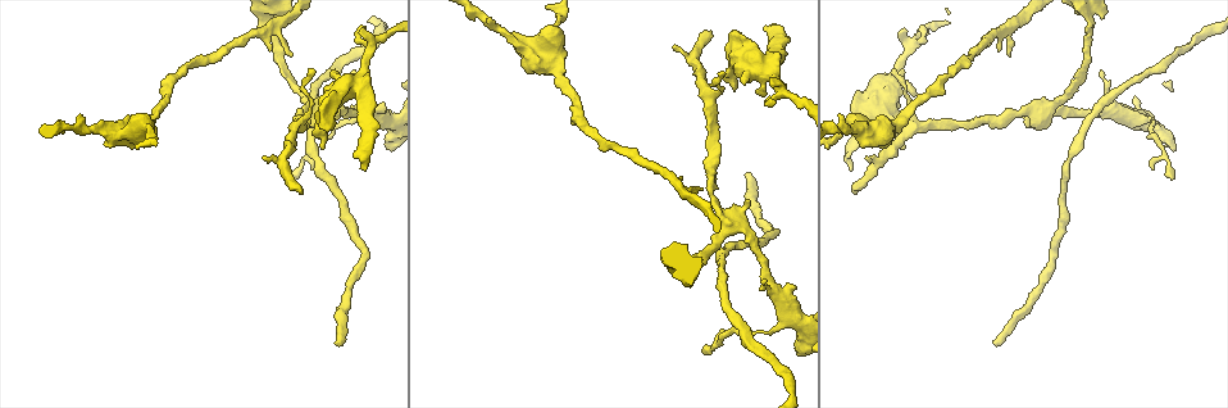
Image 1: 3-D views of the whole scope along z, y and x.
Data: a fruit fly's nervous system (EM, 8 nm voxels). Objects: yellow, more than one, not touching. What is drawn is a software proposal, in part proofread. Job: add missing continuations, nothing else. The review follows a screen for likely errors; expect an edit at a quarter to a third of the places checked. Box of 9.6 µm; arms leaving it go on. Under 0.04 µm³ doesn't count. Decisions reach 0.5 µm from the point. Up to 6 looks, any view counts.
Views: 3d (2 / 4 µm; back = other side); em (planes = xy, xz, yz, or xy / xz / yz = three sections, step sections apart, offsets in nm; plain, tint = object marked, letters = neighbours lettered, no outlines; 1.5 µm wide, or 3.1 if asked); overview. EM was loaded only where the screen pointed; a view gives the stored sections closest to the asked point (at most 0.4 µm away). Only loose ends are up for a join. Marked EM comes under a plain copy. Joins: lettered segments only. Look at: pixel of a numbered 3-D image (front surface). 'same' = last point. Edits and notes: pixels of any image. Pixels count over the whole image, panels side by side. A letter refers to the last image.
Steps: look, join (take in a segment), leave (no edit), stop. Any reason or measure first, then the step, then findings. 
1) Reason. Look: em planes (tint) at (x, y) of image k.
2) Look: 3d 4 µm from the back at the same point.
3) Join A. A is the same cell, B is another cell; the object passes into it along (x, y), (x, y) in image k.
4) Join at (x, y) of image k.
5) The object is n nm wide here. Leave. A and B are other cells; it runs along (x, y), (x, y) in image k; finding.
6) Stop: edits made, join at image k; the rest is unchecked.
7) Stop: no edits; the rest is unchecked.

Branch stops here. Look: em xy step 8 (letters) at (302, 192) of image 1.

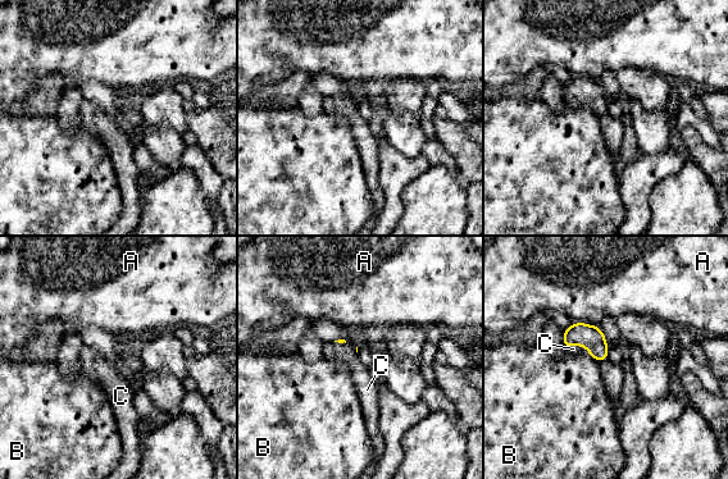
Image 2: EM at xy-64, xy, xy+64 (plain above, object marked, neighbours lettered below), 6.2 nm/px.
Join C. C is the same cell, A and B are other cells; the object passes into it along (582, 334), (577, 345), (573, 349) in image 2; it goes on there.

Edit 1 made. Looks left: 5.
Free end. Look: 3d 4 µm at (748, 200) of image 1.

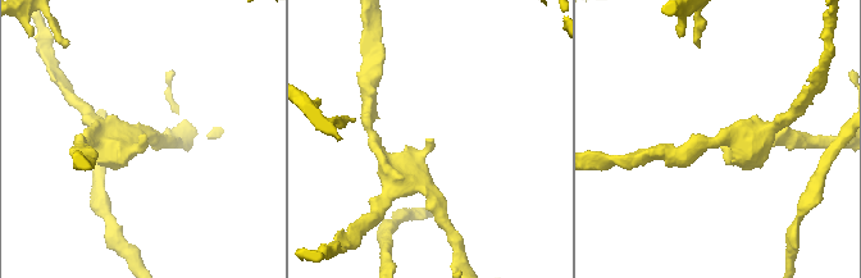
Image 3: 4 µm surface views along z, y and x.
Look: em planes (tint) at (429, 140) of image 3.

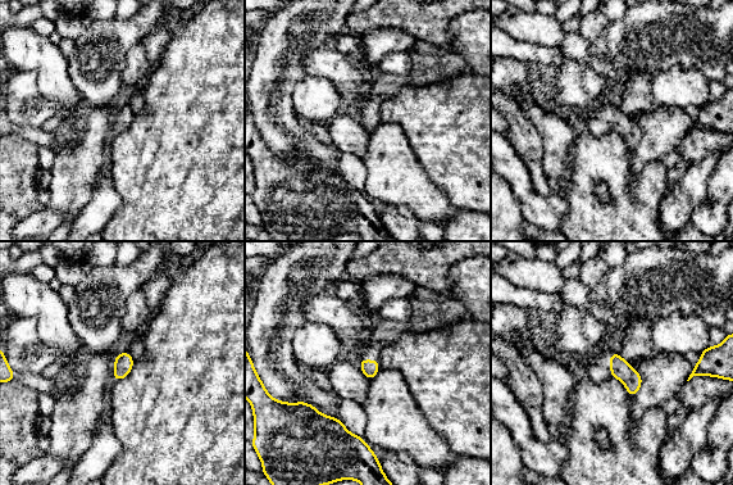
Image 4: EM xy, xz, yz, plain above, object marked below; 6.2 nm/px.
Look: em planes (letters) at the same point.

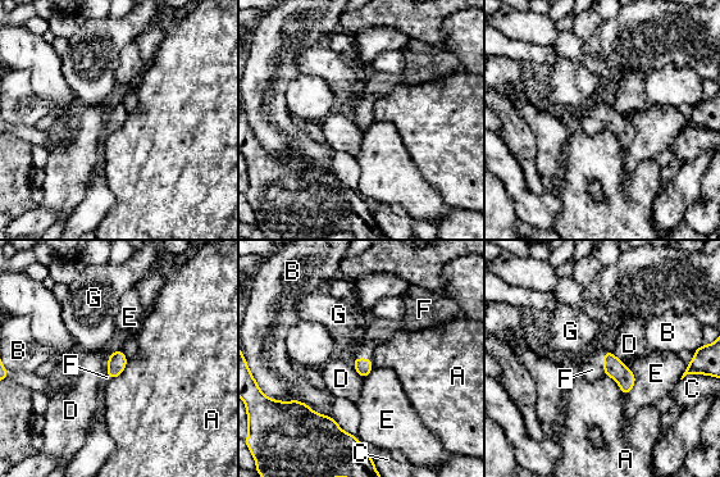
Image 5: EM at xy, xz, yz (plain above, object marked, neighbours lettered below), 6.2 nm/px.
Join F. F is the same cell, A, B, C, D, E and G are other cells; the object passes into it along (363, 367), (358, 358), (382, 330) in image 5; the neuron continues.

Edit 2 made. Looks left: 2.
Thin end. Look: 3d 4 µm from the back at (721, 328) of image 1.

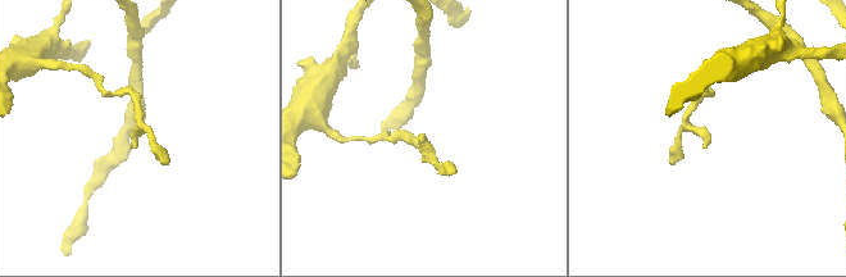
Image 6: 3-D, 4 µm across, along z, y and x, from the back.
Shape alone is not enough. Look: em planes (letters) at (707, 148) of image 6.

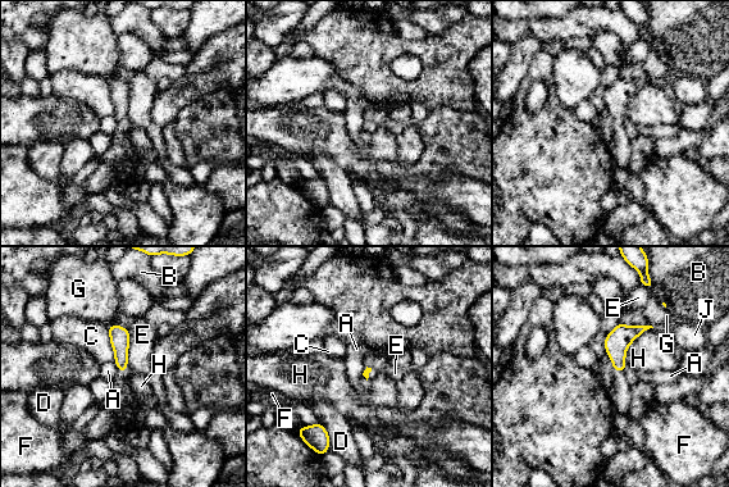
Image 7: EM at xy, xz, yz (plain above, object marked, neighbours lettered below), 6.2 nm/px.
Leave. A, B, C, D, E, F, G, H and J are other cells; a border runs along (127, 330), (128, 369) in image 7; no lettered segment goes on from it.

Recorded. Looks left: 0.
Stop: edits made, join at image 2, join at image 5; the rest is unchecked.

